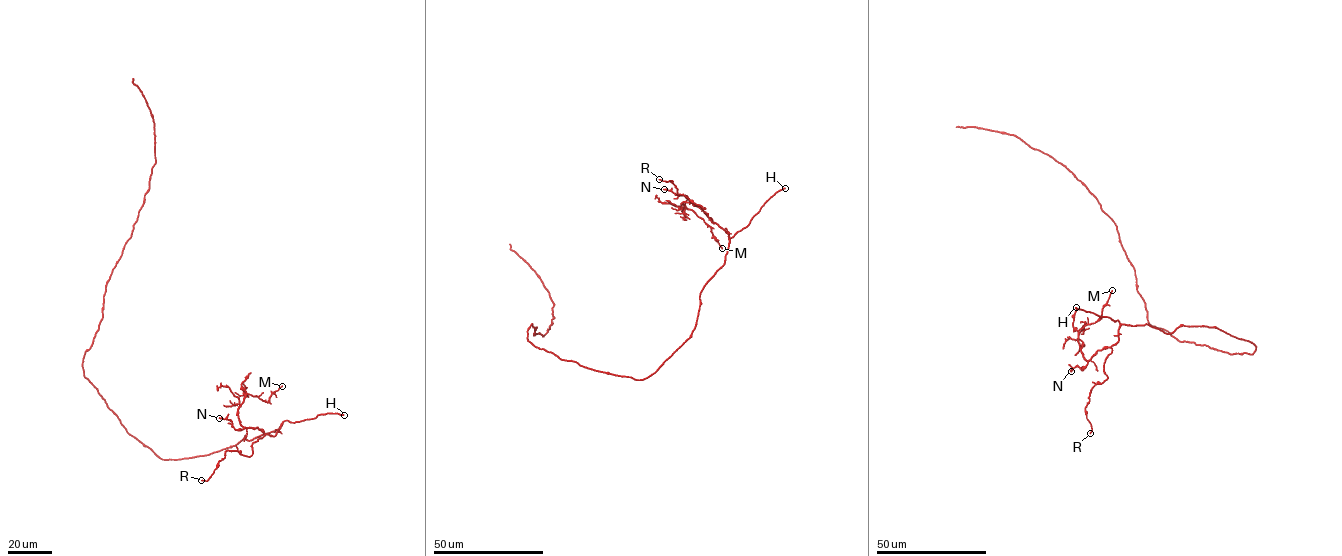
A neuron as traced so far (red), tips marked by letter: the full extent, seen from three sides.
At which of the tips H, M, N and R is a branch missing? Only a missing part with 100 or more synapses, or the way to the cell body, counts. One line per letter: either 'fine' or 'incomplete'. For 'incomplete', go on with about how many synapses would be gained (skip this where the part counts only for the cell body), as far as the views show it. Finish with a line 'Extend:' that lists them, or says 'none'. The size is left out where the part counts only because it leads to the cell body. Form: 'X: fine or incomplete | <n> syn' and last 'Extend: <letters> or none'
H: incomplete
M: fine
N: fine
R: fine
Extend: H

